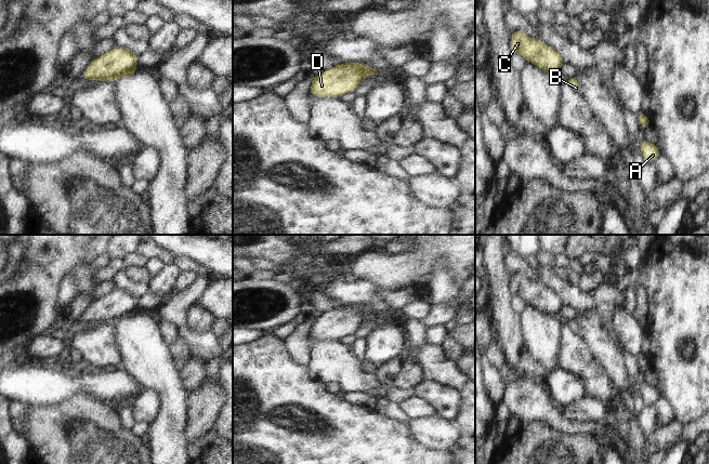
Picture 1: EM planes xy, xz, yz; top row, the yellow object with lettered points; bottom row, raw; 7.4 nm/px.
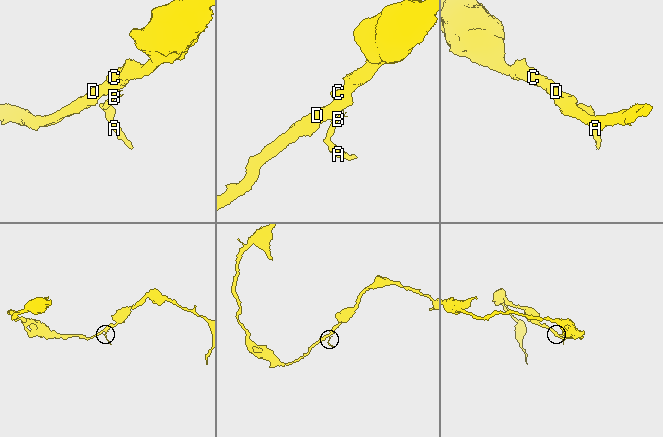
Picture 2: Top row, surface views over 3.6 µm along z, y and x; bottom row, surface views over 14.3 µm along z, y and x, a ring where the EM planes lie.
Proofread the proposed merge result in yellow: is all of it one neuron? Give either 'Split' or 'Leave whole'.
Split.

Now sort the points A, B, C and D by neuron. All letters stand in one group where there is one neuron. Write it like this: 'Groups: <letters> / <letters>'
Groups: A B / C D.

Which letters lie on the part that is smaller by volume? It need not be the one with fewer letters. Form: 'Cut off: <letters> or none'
Cut off: A, B

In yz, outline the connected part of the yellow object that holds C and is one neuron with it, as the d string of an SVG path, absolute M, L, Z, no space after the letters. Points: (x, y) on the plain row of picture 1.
M522 273L512 275L511 293L513 296L521 296L526 304L534 305L550 317L560 317L561 309L565 306L554 291L539 281L526 278Z

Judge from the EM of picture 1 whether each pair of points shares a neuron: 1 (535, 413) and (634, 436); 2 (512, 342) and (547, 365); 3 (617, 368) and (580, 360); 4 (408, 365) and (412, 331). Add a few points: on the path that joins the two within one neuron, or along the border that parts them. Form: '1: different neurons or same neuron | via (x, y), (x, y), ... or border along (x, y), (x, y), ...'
1: different neurons | border along (627, 422), (629, 427), (629, 445)
2: different neurons | border along (522, 329), (529, 355), (545, 373)
3: different neurons | border along (588, 343), (592, 355), (604, 367), (616, 386)
4: same neuron | via (411, 356), (412, 340)

